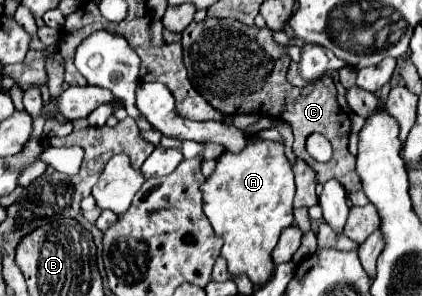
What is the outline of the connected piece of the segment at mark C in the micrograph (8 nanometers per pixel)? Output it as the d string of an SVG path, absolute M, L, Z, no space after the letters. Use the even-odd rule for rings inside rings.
M206 17L200 23L190 23L182 31L184 63L194 89L220 113L240 115L258 113L264 117L280 117L294 131L294 153L304 159L316 173L318 183L326 183L338 177L348 191L358 191L362 187L356 173L356 157L348 151L350 117L342 111L336 101L336 85L332 77L326 81L318 79L308 87L294 87L286 81L286 71L290 65L290 55L286 47L278 45L268 27L248 27L236 19L216 19ZM312 133L322 133L334 147L334 157L328 163L318 163L306 153L306 139Z

